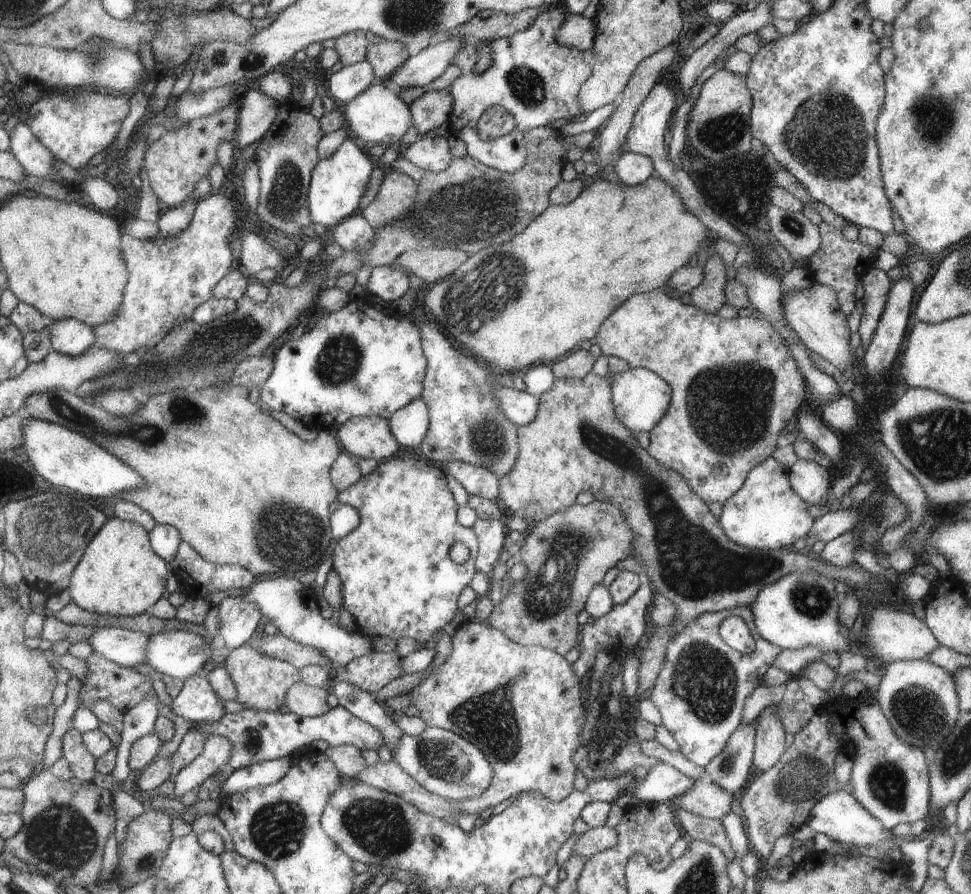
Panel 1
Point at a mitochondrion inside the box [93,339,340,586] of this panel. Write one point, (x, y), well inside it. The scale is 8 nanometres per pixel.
(286, 535)

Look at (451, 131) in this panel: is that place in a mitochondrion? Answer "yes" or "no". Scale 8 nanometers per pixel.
no

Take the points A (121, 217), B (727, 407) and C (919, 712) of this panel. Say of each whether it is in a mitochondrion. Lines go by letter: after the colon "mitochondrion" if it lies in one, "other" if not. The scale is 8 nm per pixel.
A: other
B: mitochondrion
C: mitochondrion

